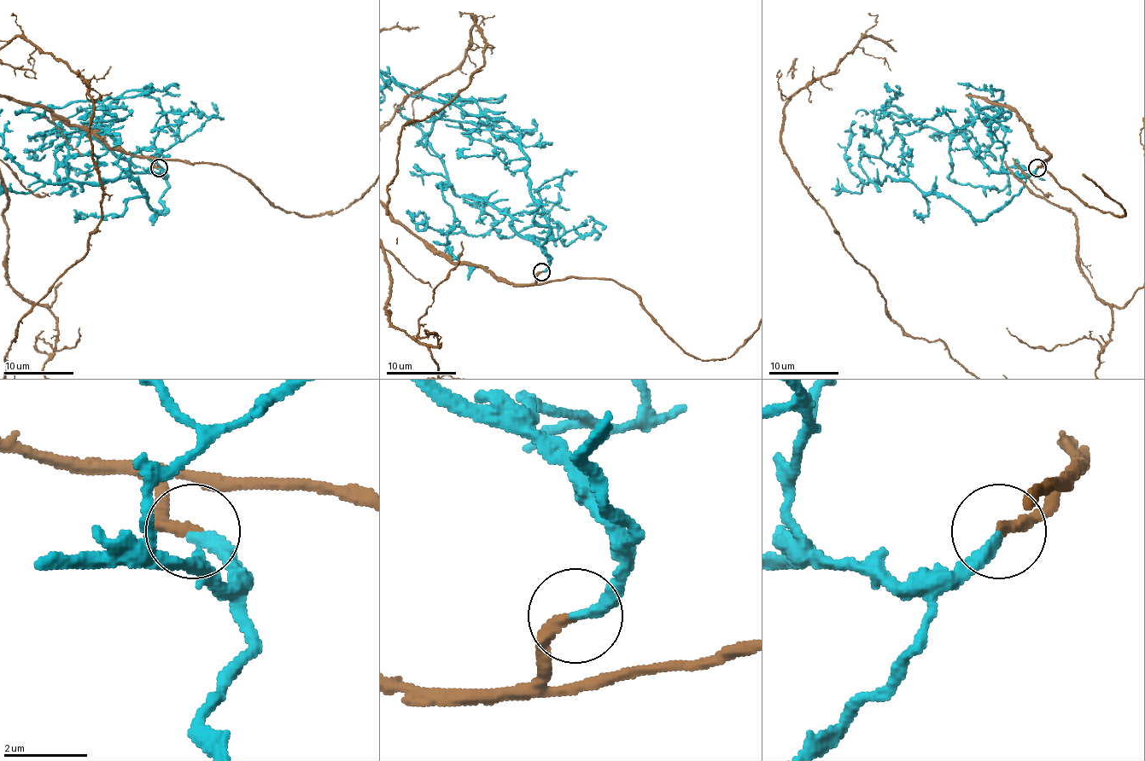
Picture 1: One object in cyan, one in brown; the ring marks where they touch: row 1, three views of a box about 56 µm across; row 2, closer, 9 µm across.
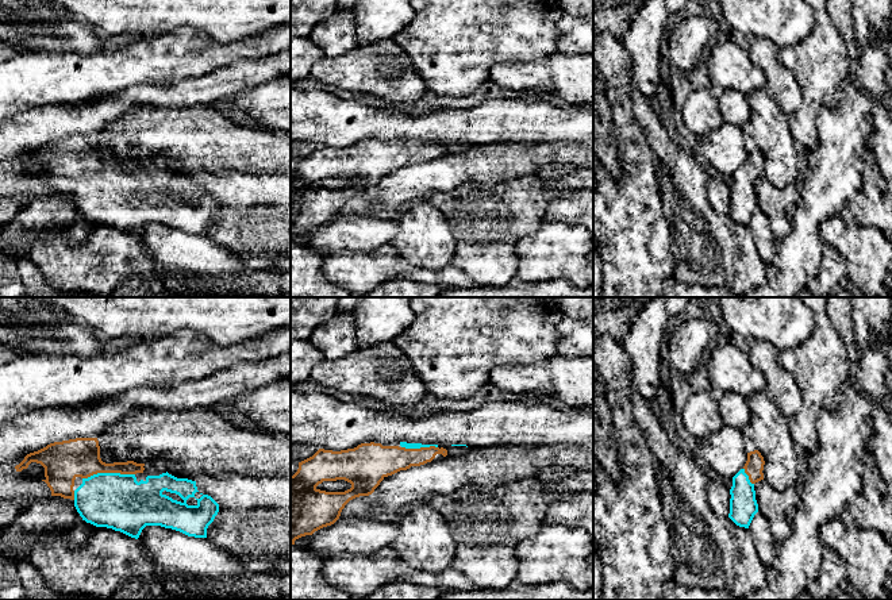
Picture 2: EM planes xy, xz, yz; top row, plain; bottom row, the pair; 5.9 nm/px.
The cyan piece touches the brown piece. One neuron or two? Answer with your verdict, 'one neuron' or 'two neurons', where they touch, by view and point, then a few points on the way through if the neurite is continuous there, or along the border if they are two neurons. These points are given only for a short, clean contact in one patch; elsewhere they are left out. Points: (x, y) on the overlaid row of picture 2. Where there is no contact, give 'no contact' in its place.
one neuron | xy (108, 473) | across xy (112, 500), (108, 491), (108, 473), (96, 473), (80, 457)

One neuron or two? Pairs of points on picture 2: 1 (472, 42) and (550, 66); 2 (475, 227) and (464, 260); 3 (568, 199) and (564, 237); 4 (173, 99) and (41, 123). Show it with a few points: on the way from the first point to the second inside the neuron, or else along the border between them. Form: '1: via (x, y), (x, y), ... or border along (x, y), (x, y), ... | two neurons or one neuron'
1: border along (558, 50), (533, 60), (500, 64) | two neurons
2: via (475, 235), (471, 252) | one neuron
3: border along (543, 219), (579, 224) | two neurons
4: via (141, 96), (131, 96), (91, 119), (73, 120) | one neuron

